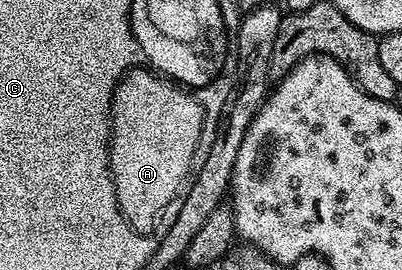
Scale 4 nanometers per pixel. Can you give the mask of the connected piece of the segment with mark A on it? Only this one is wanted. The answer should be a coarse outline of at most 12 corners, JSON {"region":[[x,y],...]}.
{"region":[[136,66],[111,100],[111,177],[150,236],[192,175],[203,105]]}

